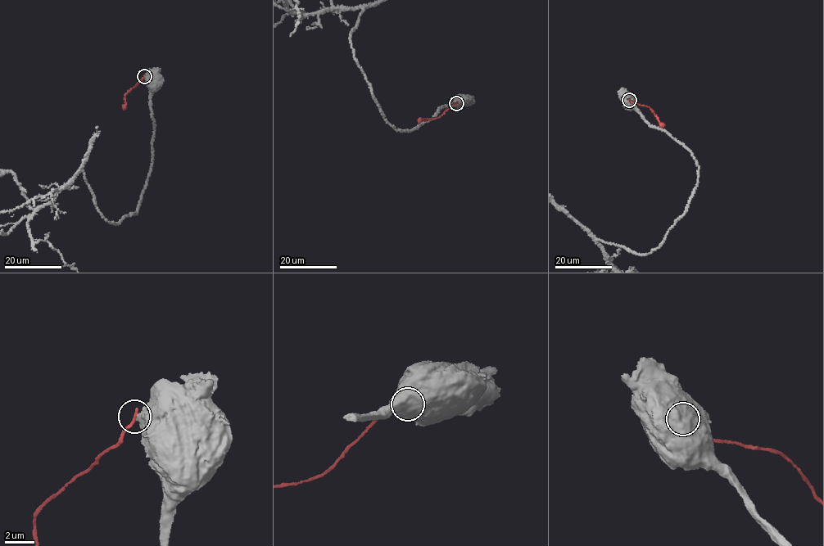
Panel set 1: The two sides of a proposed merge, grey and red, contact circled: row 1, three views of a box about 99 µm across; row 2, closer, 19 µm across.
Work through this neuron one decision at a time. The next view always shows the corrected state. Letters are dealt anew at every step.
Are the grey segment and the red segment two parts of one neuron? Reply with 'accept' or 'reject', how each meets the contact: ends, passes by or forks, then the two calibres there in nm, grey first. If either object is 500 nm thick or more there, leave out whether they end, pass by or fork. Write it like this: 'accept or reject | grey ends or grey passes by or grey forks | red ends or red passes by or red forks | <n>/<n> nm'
reject | 600/200 nm

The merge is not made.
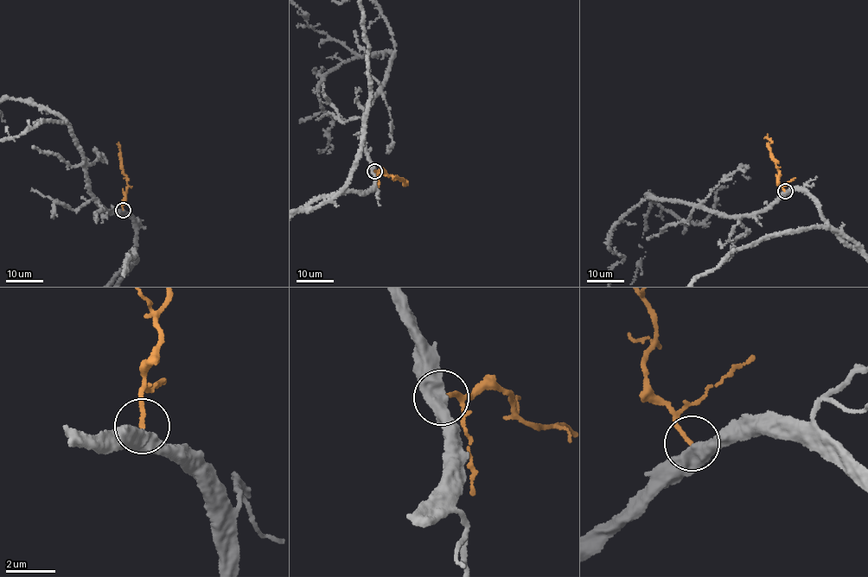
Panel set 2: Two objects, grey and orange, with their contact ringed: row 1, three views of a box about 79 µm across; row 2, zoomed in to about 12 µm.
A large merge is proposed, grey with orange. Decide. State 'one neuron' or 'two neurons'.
one neuron

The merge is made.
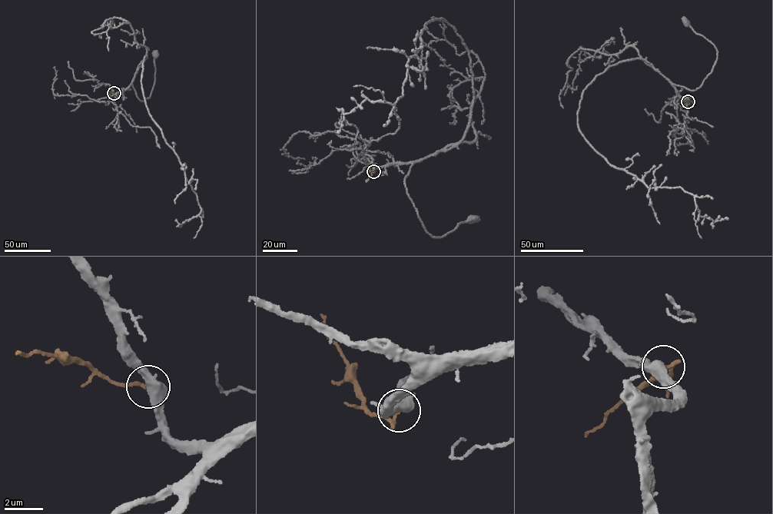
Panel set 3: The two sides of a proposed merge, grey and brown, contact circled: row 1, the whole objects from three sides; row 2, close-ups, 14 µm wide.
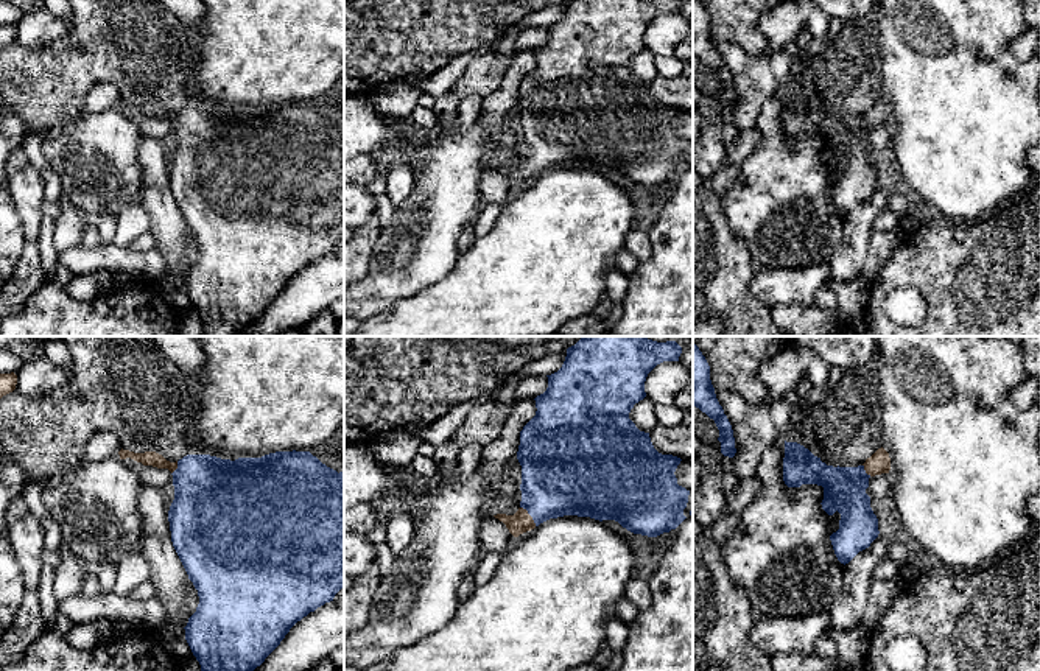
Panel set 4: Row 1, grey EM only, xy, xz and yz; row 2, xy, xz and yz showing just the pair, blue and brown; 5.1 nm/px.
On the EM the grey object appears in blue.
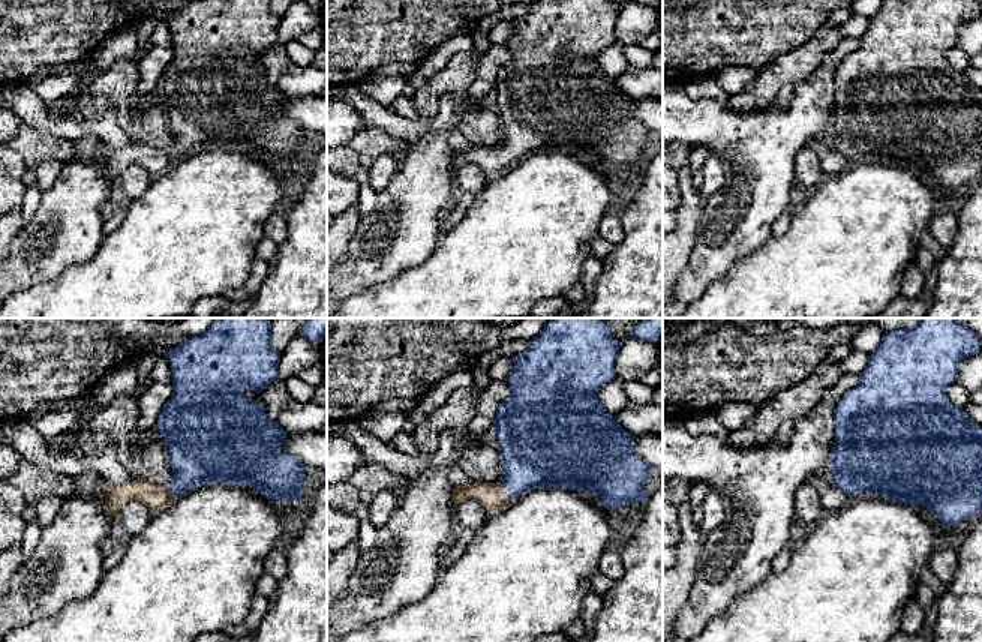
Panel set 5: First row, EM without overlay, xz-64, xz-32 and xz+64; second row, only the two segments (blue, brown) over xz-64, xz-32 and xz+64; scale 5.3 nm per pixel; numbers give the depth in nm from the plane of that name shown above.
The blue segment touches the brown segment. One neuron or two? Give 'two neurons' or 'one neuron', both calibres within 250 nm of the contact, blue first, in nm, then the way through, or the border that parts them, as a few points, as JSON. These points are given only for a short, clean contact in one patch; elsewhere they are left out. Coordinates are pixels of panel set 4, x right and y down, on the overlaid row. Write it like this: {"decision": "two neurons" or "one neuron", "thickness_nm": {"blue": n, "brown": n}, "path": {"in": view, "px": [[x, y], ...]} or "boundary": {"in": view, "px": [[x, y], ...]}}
{"decision": "one neuron", "thickness_nm": {"blue": 400, "brown": 110}, "path": {"in": "xz", "px": [[561, 477], [530, 514], [520, 522]]}}

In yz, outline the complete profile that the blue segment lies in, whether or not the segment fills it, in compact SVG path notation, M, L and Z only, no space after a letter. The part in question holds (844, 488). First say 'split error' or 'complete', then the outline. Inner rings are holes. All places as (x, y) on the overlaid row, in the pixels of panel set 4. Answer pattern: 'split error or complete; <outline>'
split error; M785 441L783 481L788 487L817 484L824 487L822 509L841 514L839 529L830 536L841 564L849 564L878 537L878 518L866 494L869 478L889 473L891 458L881 447L863 465L833 467L797 442Z

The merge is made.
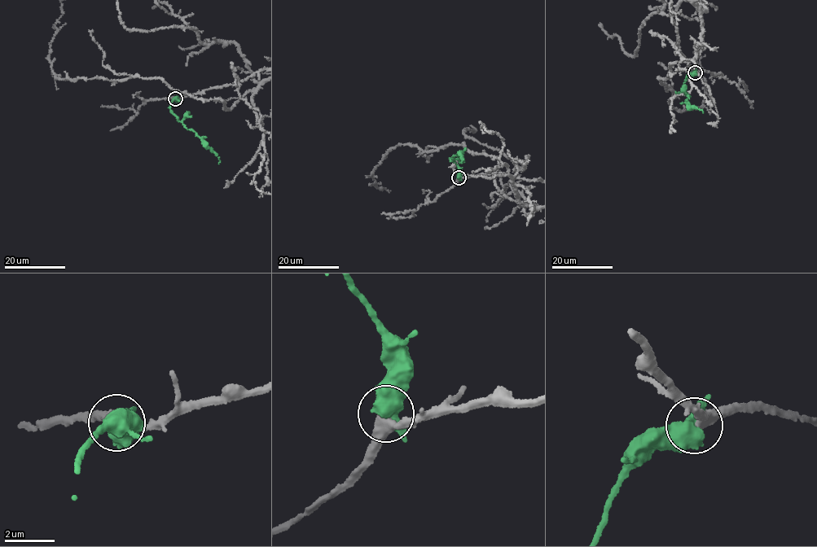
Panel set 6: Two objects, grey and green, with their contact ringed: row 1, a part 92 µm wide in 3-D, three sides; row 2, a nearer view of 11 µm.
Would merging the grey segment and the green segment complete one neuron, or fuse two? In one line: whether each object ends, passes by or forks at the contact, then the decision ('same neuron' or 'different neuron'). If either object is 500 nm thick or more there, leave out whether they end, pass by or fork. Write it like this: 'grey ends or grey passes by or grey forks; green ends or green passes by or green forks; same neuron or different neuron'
different neuron

